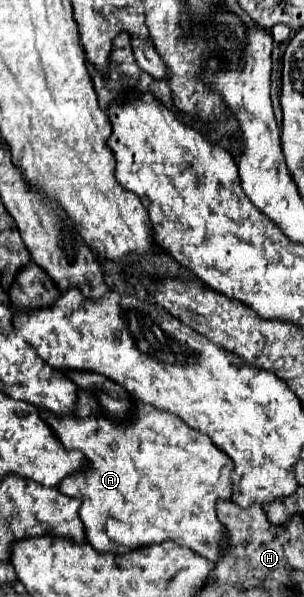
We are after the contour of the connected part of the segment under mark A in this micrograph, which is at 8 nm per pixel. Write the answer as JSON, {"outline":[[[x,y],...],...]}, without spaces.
{"outline":[[[78,389],[78,417],[62,417],[62,421],[58,421],[58,417],[50,417],[50,413],[42,413],[42,409],[38,409],[42,421],[54,429],[60,443],[66,449],[84,453],[86,457],[86,469],[64,477],[58,489],[68,497],[78,497],[82,501],[80,519],[84,523],[86,539],[96,551],[128,553],[142,545],[172,539],[210,561],[218,561],[218,541],[224,537],[224,525],[220,525],[216,517],[216,501],[230,499],[232,495],[230,473],[234,463],[226,457],[226,453],[216,449],[204,433],[190,429],[174,413],[138,399],[134,405],[138,405],[138,421],[134,421],[134,425],[114,425],[114,421],[106,419],[102,409],[98,409],[98,401],[94,401],[86,389]]]}

